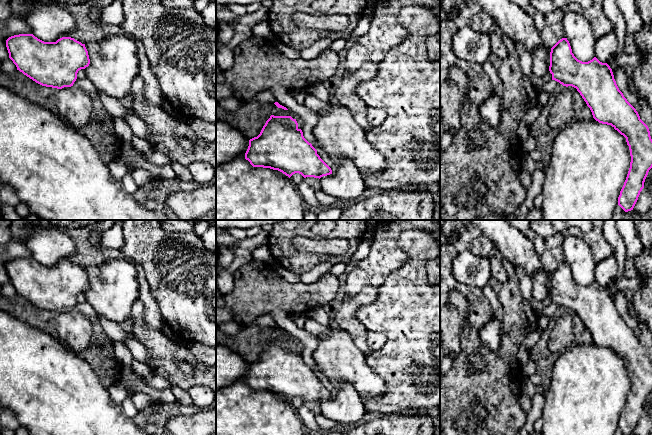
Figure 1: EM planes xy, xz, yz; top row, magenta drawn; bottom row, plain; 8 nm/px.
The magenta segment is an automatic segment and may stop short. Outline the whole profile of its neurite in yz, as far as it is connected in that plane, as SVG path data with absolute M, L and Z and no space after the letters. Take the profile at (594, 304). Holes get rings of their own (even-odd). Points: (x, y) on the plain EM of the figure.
M567 262L551 272L549 295L552 304L577 313L596 345L611 349L626 362L631 386L618 429L624 435L633 434L652 392L652 363L648 350L619 314L610 290L596 281L588 286L578 284Z

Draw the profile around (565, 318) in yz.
M564 310L557 319L556 328L551 333L548 346L552 352L562 353L574 343L572 317L568 311Z

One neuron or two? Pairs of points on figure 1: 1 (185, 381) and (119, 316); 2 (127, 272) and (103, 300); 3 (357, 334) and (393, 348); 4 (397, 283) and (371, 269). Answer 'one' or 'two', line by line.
1: two
2: one
3: two
4: two

